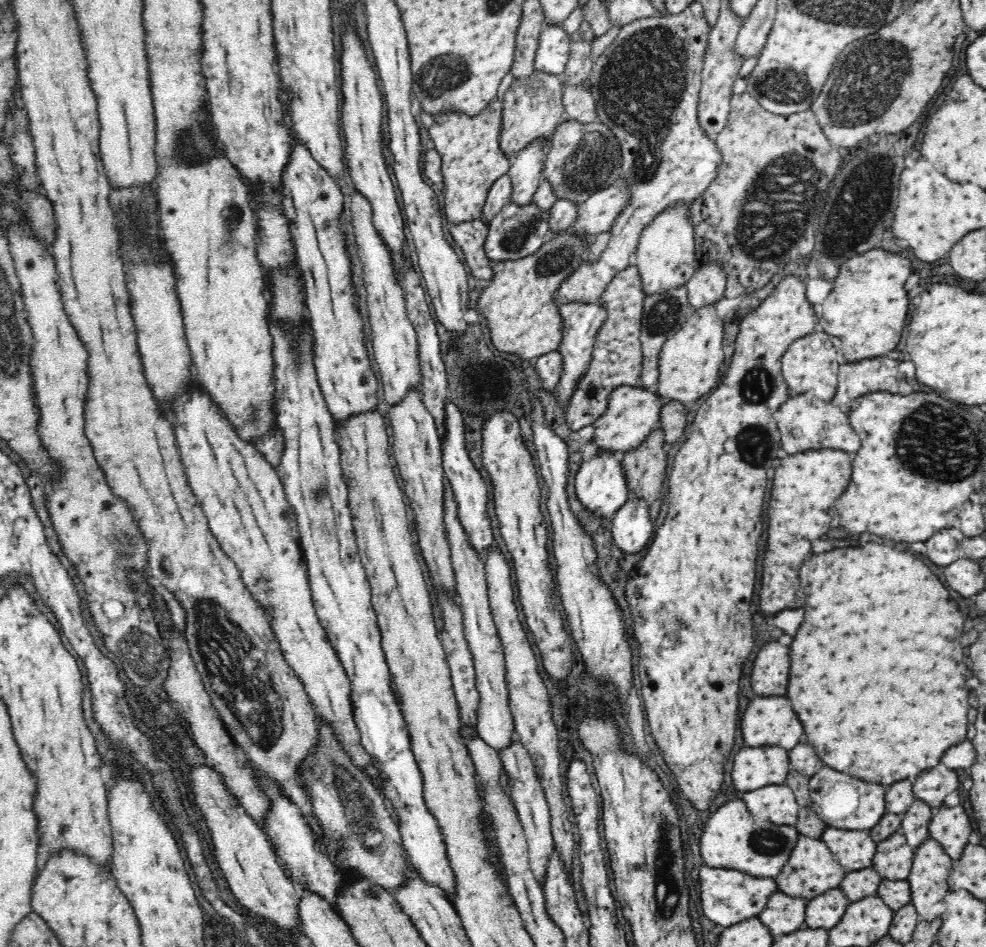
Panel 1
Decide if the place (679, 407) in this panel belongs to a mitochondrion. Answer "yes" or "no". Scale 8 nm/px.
no

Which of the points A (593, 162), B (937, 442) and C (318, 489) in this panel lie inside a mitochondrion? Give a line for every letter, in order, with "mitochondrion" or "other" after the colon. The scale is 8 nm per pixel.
A: mitochondrion
B: mitochondrion
C: mitochondrion

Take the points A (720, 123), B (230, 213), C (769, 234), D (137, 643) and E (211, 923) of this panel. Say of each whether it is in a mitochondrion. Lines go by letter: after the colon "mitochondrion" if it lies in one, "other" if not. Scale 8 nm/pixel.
A: other
B: mitochondrion
C: mitochondrion
D: mitochondrion
E: other

